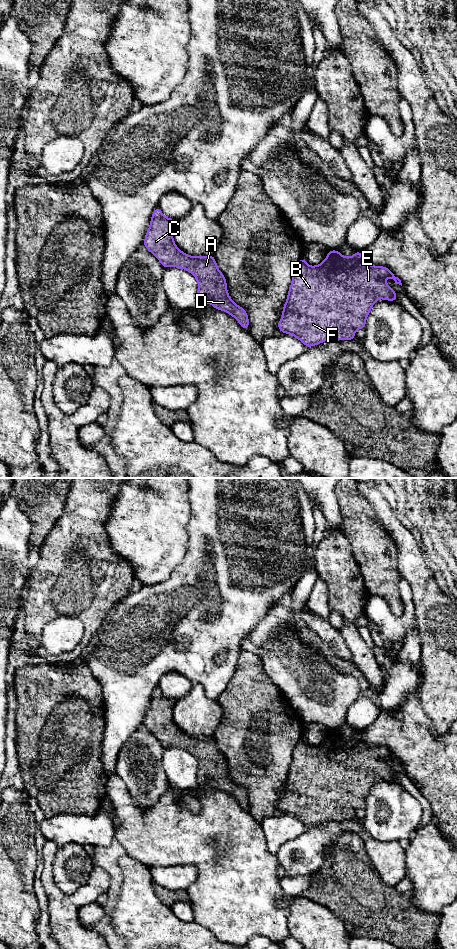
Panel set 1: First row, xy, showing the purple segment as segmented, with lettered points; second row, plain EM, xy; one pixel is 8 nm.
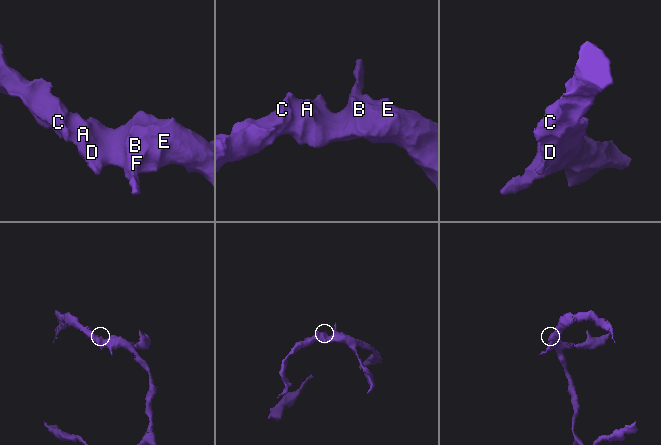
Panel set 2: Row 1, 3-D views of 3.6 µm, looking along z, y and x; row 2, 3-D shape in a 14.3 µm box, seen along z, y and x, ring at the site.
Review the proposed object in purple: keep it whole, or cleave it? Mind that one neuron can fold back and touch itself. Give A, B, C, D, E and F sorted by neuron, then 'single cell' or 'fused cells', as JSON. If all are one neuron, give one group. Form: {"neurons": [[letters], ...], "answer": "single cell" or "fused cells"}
{"neurons": [["A", "B", "C", "D", "E", "F"]], "answer": "single cell"}

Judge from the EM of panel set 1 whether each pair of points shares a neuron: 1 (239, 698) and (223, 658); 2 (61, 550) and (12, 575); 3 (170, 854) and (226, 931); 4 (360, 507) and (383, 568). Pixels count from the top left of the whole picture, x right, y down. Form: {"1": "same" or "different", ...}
{"1": "different", "2": "different", "3": "same", "4": "same"}

